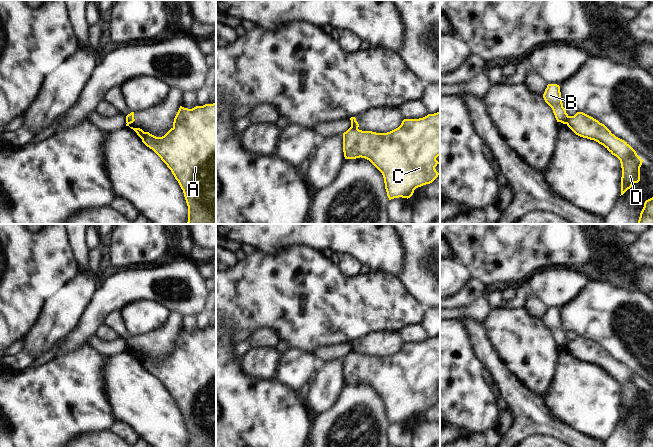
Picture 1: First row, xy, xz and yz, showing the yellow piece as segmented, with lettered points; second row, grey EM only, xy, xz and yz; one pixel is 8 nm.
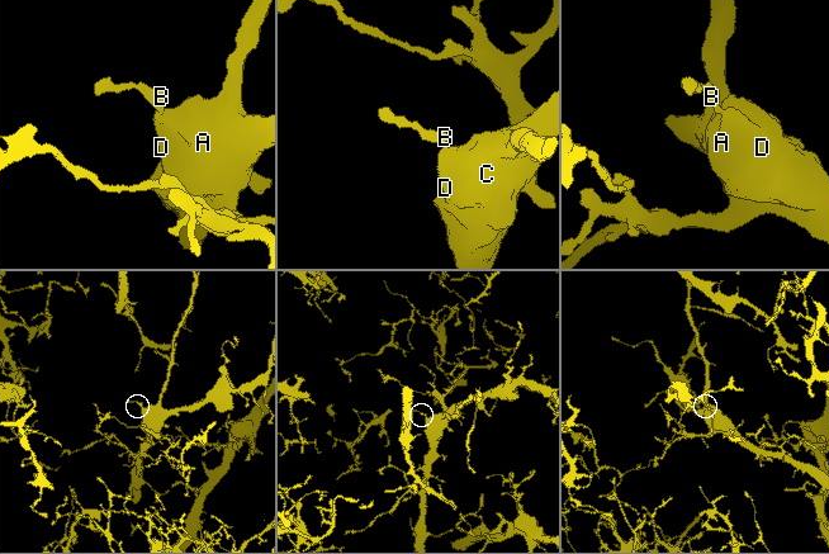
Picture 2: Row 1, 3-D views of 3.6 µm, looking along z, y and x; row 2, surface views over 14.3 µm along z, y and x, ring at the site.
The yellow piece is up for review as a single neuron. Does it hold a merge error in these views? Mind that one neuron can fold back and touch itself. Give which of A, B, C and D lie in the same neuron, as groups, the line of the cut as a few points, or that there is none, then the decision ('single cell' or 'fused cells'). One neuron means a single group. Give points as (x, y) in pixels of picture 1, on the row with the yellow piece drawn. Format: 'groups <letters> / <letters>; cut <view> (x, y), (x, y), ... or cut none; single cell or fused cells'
groups A C D / B; cut yz (569, 116), (566, 123); fused cells

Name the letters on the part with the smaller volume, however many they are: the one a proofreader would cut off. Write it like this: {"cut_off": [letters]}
{"cut_off": ["B"]}

